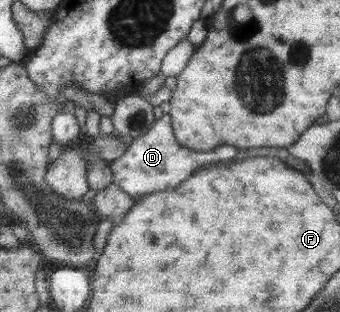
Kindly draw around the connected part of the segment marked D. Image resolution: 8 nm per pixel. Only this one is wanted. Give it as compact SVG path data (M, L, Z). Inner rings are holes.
M165 112L159 120L153 122L147 132L133 139L127 150L123 152L123 156L110 163L112 180L133 200L137 200L145 194L175 189L179 183L191 177L199 166L231 162L231 158L235 158L236 150L235 146L228 145L221 145L208 151L191 151L181 146L174 136L171 116Z

